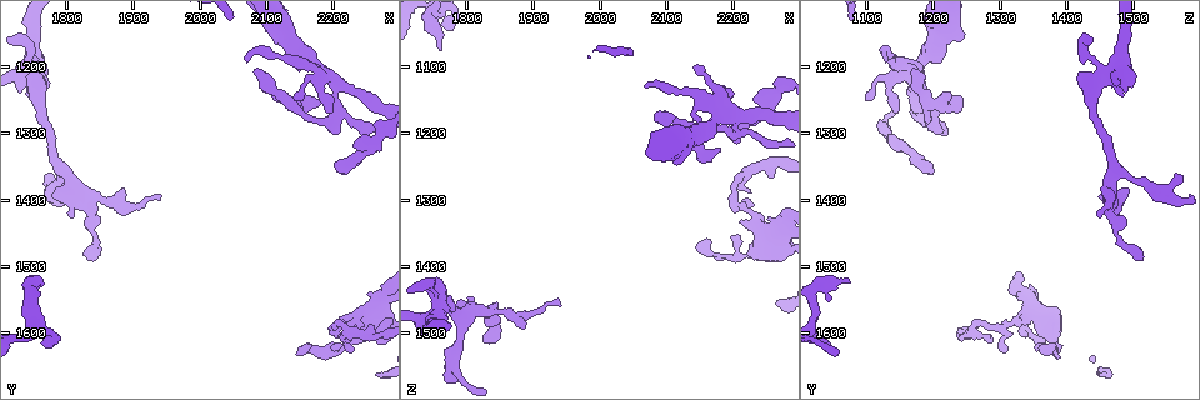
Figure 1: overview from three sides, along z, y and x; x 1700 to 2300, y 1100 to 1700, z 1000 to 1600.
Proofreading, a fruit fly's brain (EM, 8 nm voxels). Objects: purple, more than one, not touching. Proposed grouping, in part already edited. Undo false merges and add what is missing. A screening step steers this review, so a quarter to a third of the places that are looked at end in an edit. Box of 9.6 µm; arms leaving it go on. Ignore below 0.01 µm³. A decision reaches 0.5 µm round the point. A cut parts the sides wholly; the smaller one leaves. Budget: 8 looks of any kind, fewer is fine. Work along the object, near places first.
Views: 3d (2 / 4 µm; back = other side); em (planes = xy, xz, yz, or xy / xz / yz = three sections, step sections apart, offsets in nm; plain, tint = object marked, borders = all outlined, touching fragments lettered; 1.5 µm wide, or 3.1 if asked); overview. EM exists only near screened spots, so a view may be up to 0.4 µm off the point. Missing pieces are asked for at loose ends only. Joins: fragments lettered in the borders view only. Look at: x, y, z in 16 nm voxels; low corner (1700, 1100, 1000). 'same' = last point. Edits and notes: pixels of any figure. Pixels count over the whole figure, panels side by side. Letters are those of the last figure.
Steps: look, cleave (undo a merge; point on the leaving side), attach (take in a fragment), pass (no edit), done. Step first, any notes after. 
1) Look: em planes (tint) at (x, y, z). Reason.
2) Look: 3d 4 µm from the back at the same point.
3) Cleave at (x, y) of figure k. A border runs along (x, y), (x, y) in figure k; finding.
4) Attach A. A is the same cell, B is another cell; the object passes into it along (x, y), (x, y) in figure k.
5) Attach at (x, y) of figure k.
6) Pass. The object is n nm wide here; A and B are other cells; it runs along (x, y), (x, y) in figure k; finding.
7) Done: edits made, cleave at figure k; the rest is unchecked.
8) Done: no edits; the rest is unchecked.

Look: 3d 2 µm at (1760, 1525, 1070). Free end.

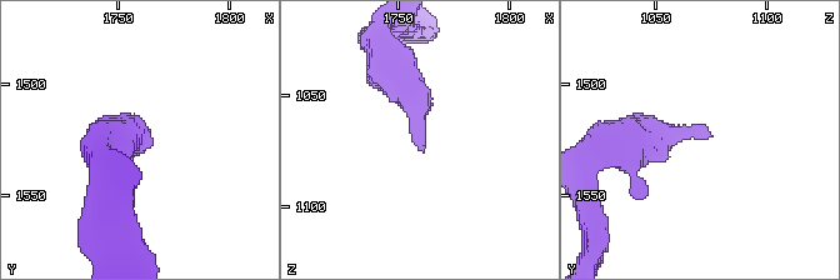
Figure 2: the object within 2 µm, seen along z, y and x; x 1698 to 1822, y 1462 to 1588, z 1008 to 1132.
Look: em planes (borders) at (1762, 1525, 1074). Now the EM.

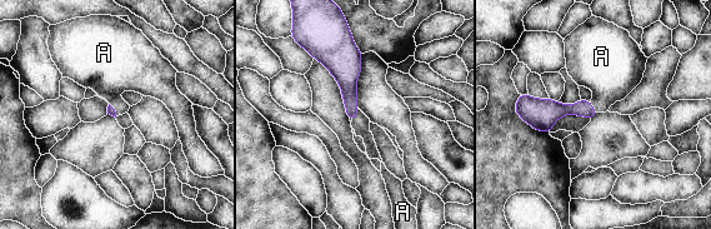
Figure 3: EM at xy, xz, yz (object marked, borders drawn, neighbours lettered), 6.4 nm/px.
Attach A. A is the same cell; the object passes into it along (346, 76), (356, 114), (360, 124) in figure 3; the neuron continues.

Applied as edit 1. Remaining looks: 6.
Look: 3d 2 µm at (1780, 1395, 1475). Free end.

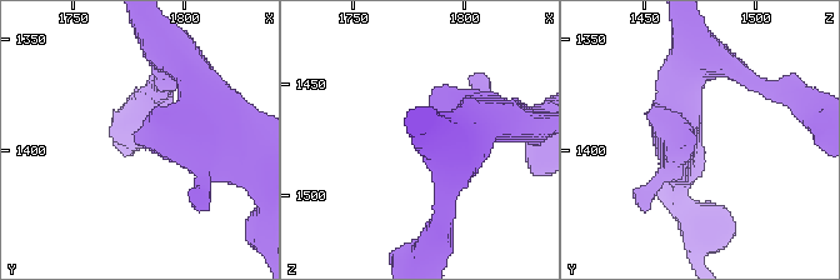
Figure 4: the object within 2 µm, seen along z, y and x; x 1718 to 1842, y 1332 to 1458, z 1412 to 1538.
Look: em planes (tint) at (1780, 1395, 1472).

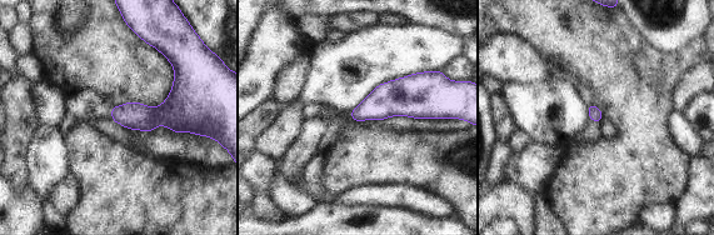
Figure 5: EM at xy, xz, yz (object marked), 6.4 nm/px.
Look: em planes (borders) at the same point.

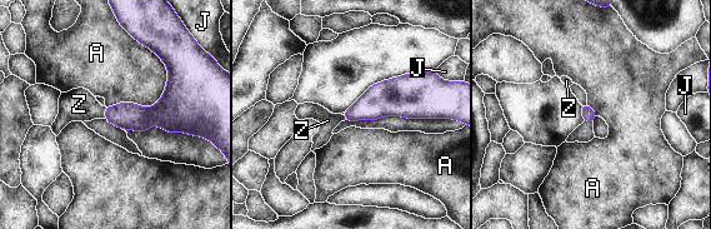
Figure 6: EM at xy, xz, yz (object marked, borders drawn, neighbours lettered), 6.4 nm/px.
Attach Z. Z is the same cell, A and J are other cells; the object passes into it along (126, 115), (105, 113), (79, 104) in figure 6; it goes on there.

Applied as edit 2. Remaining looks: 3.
Look: overview. See it whole again.

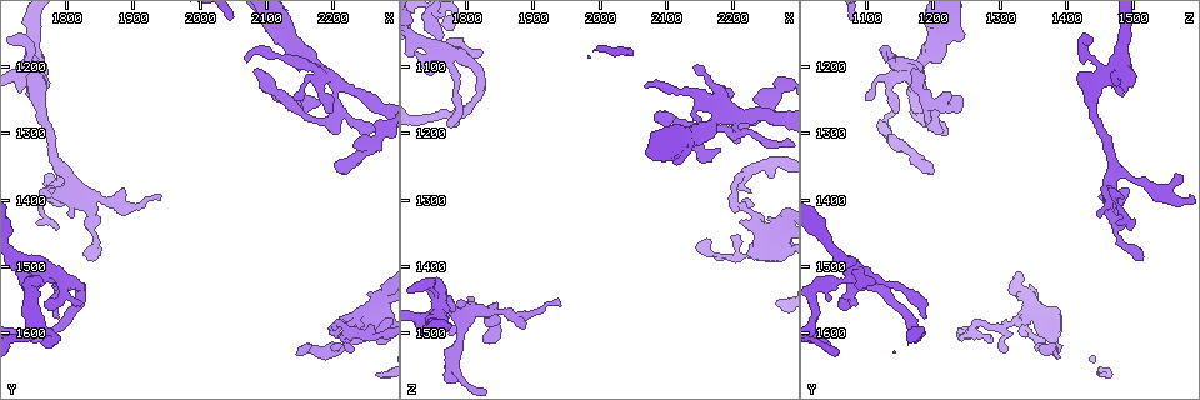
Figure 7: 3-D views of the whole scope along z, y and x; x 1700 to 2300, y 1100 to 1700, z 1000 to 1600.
Look: em xy step 8 (tint) at (2210, 1355, 1200).

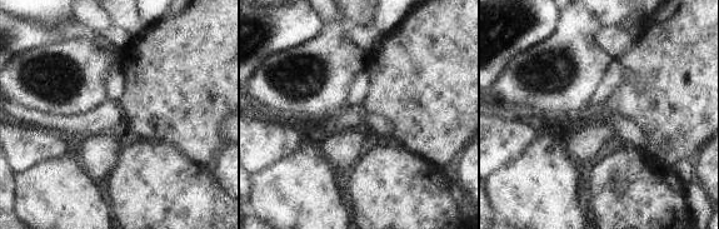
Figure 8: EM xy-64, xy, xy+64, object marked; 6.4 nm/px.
Look: em planes (borders) at the same point.

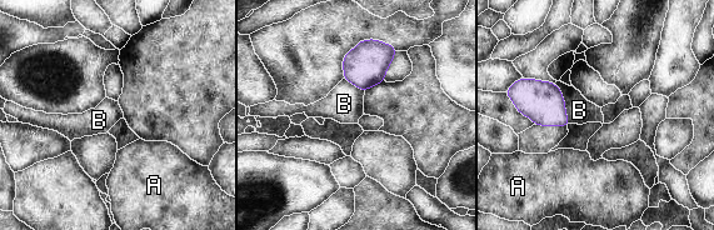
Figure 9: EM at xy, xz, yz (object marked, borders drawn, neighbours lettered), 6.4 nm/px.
Pass. A and B are other cells; a border runs along (555, 83), (563, 98), (569, 123) in figure 9; no lettered fragment goes on from it.

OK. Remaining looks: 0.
Done: edits made, attach at figure 3, attach at figure 6; the rest is unchecked.

